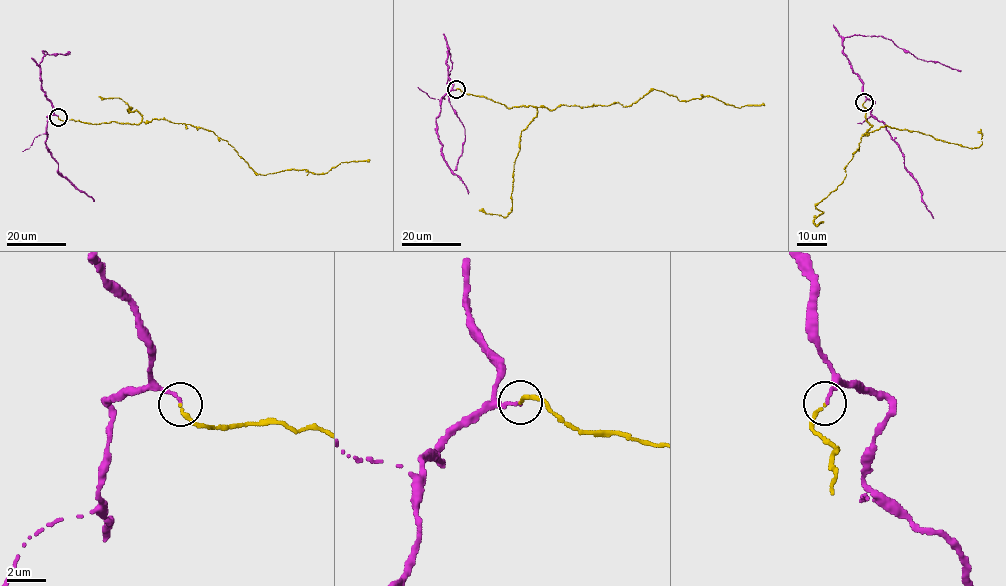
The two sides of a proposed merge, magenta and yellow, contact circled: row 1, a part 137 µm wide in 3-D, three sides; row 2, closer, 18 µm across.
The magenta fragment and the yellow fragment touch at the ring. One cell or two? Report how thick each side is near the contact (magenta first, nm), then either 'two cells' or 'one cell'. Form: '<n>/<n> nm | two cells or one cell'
180/200 nm | one cell

